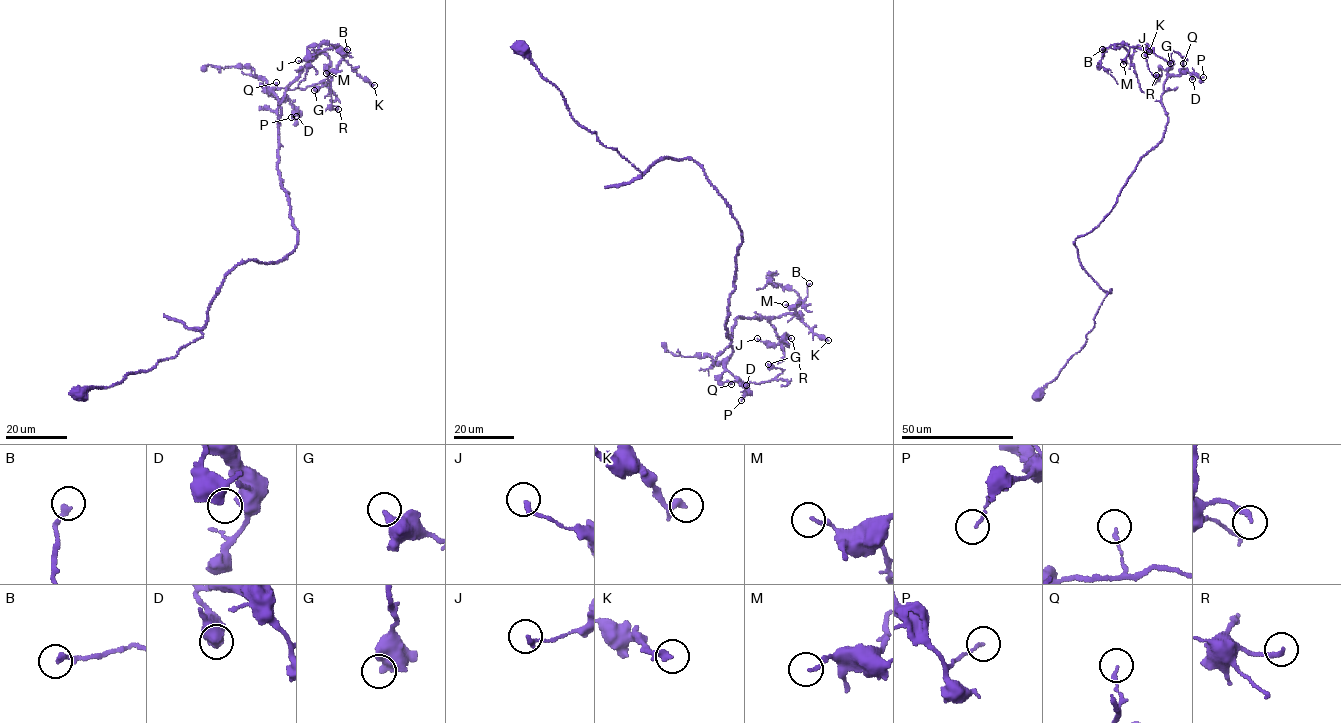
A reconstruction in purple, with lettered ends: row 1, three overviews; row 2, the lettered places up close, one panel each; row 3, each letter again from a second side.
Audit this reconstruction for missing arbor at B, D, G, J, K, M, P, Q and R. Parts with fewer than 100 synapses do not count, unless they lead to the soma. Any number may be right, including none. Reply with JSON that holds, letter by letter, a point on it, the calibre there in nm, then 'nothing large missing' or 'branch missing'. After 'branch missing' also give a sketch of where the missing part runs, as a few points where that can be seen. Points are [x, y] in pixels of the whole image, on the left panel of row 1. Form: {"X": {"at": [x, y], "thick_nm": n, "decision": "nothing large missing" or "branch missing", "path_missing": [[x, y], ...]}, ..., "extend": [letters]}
{"B": {"at": [347, 49], "thick_nm": 240, "decision": "nothing large missing"}, "D": {"at": [296, 116], "thick_nm": 420, "decision": "nothing large missing"}, "G": {"at": [314, 90], "thick_nm": 420, "decision": "nothing large missing"}, "J": {"at": [298, 60], "thick_nm": 190, "decision": "nothing large missing"}, "K": {"at": [374, 85], "thick_nm": 300, "decision": "nothing large missing"}, "M": {"at": [326, 73], "thick_nm": 140, "decision": "nothing large missing"}, "P": {"at": [291, 117], "thick_nm": 110, "decision": "nothing large missing"}, "Q": {"at": [276, 82], "thick_nm": 150, "decision": "nothing large missing"}, "R": {"at": [338, 109], "thick_nm": 200, "decision": "nothing large missing"}, "extend": []}

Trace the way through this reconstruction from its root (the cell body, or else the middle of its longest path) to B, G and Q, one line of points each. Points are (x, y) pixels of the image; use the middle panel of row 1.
B: (522, 47), (634, 180), (665, 157), (702, 168), (741, 230), (727, 337), (739, 317), (794, 312), (809, 283)
G: (522, 47), (634, 180), (665, 157), (702, 168), (742, 241), (720, 380), (770, 381), (782, 371), (768, 364)
Q: (522, 47), (570, 115), (641, 173), (634, 180), (690, 158), (728, 206), (742, 241), (720, 379), (731, 384)

